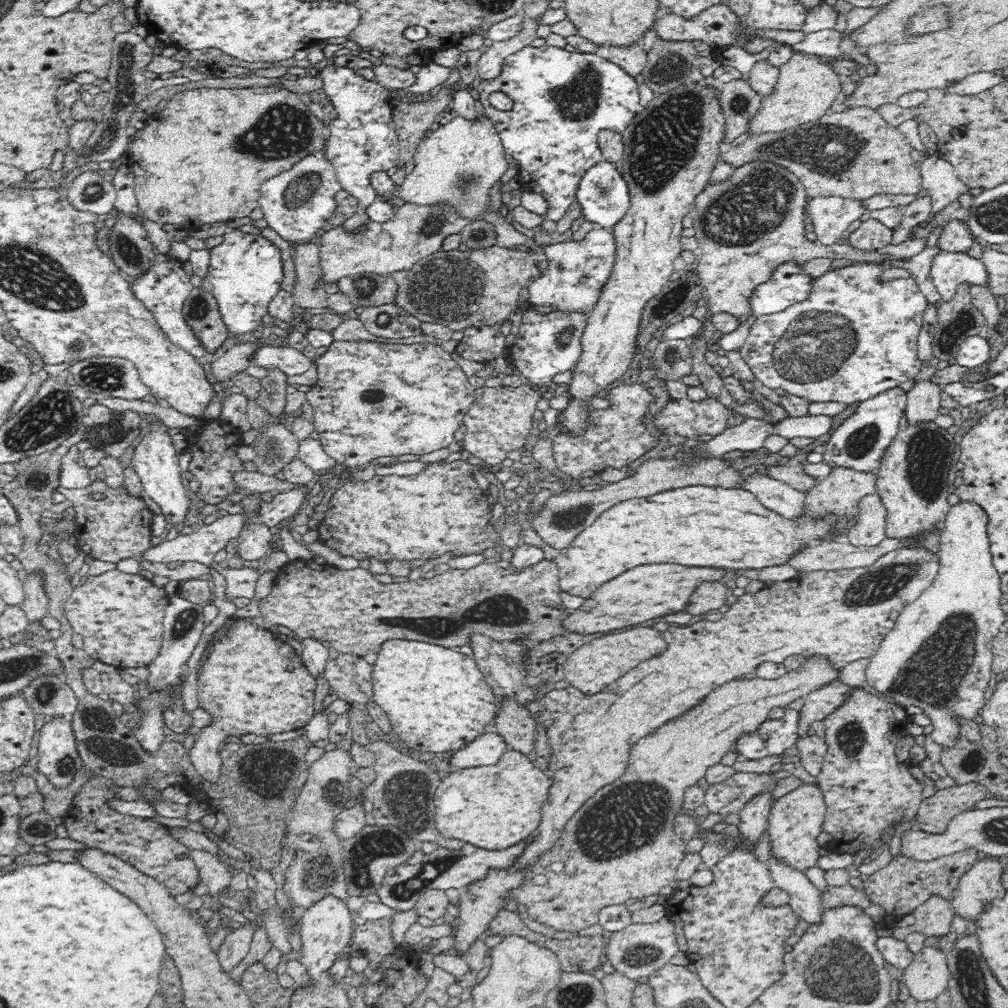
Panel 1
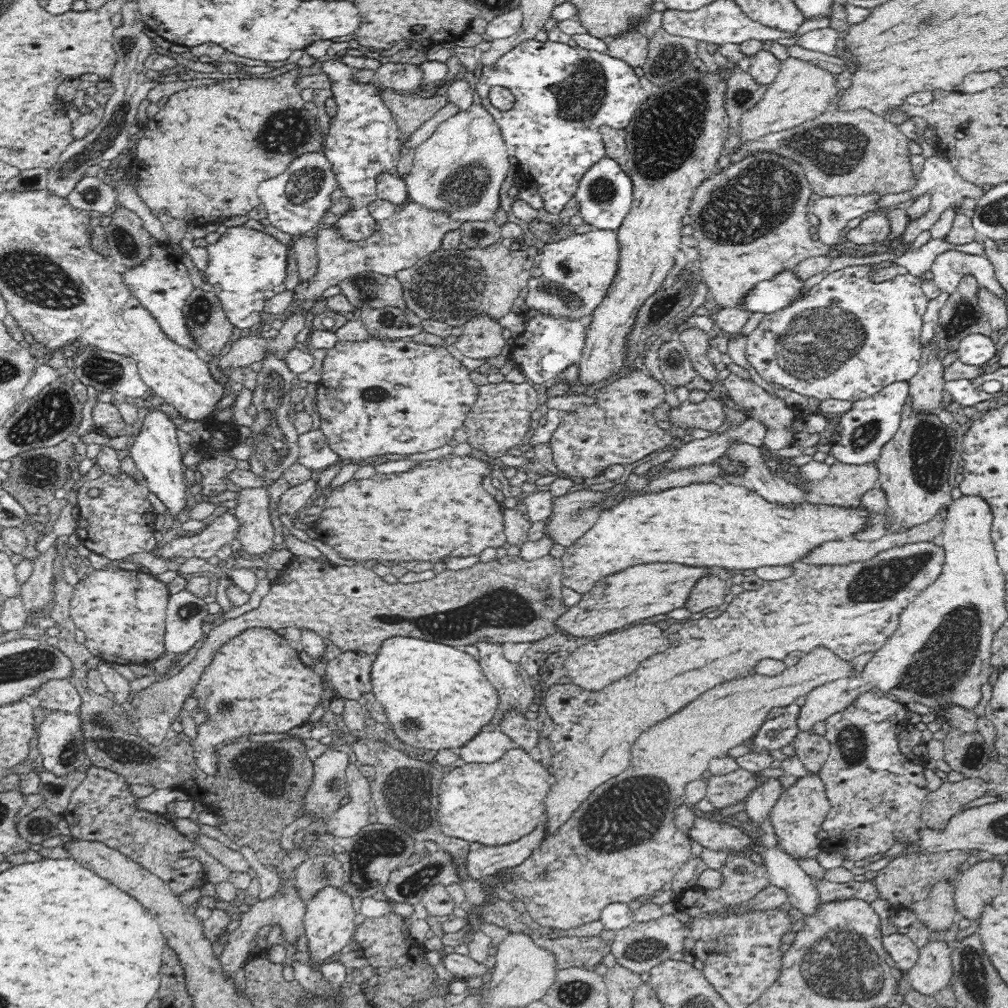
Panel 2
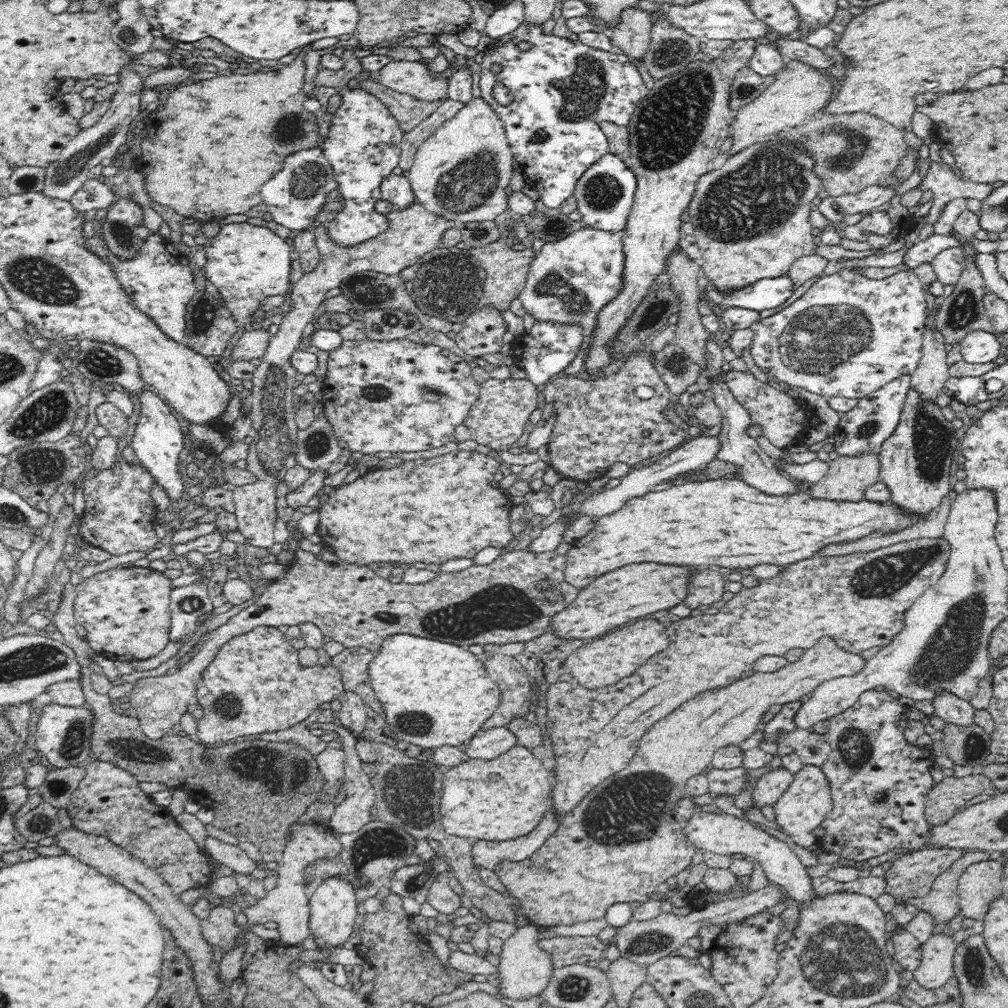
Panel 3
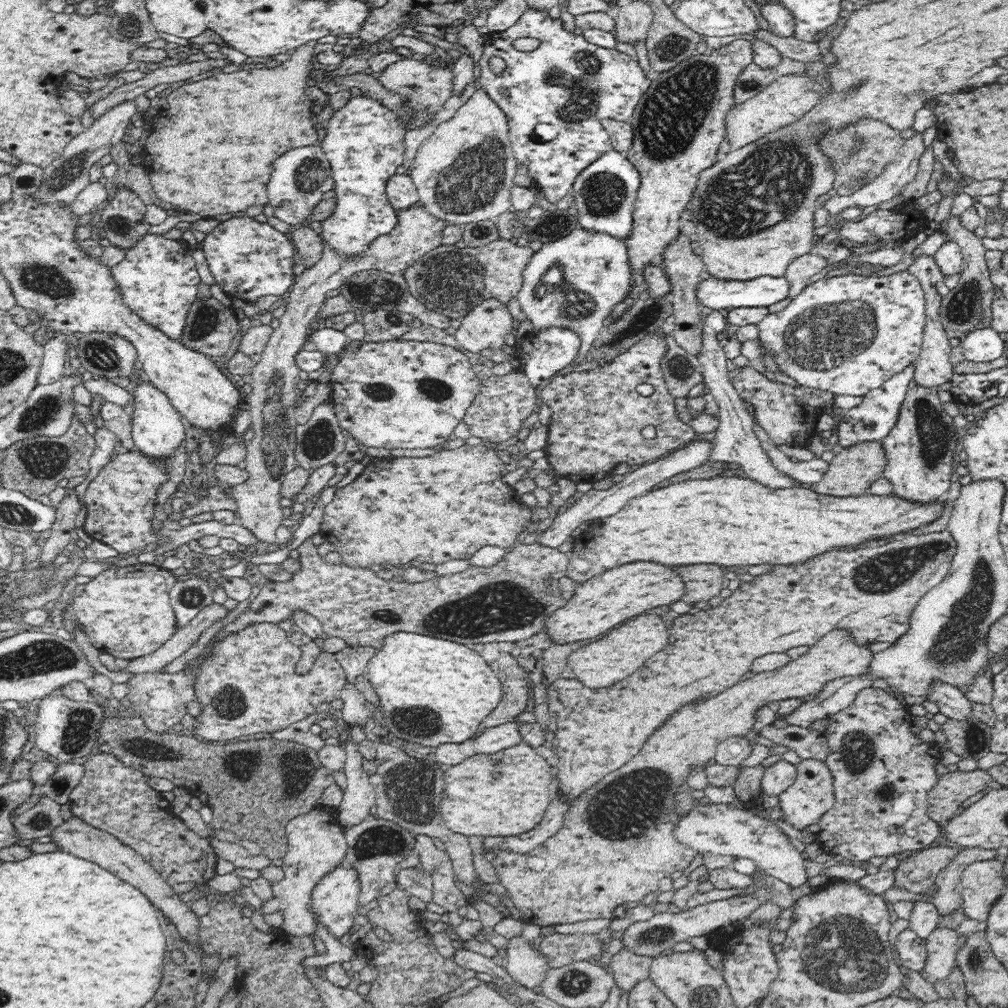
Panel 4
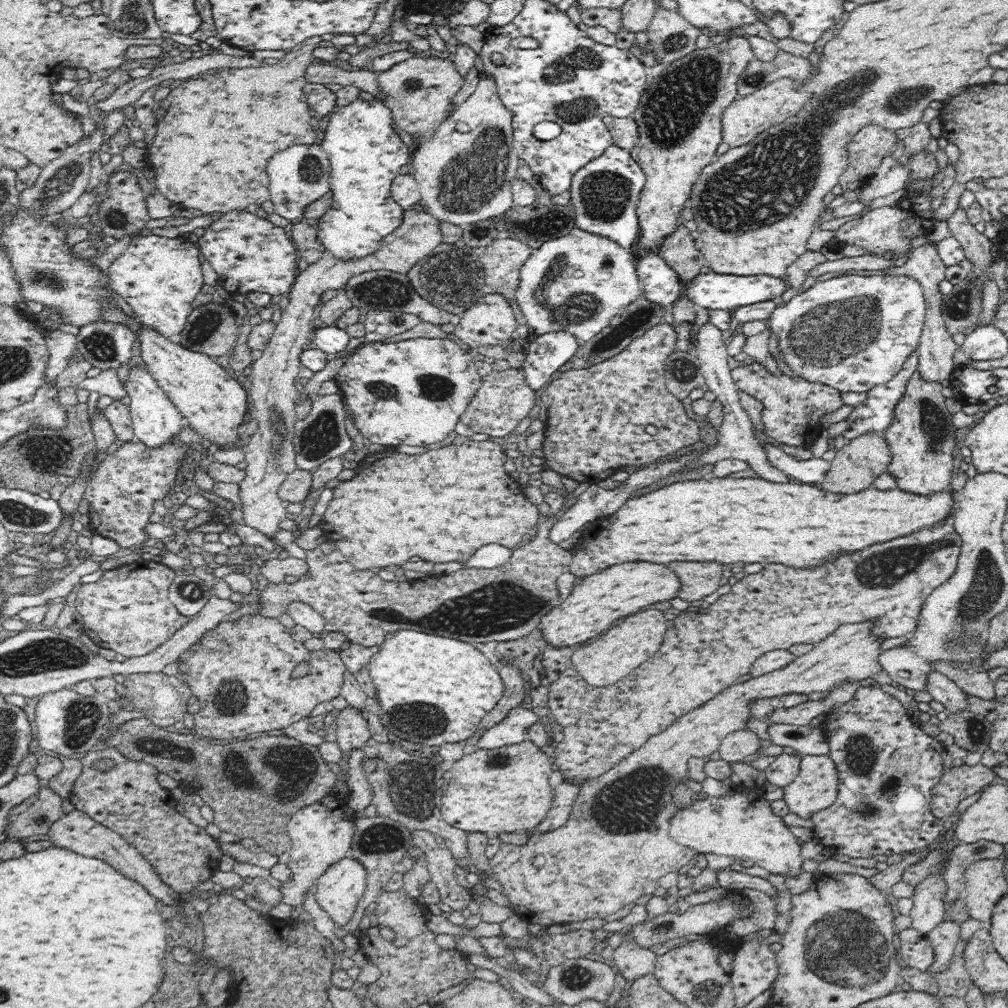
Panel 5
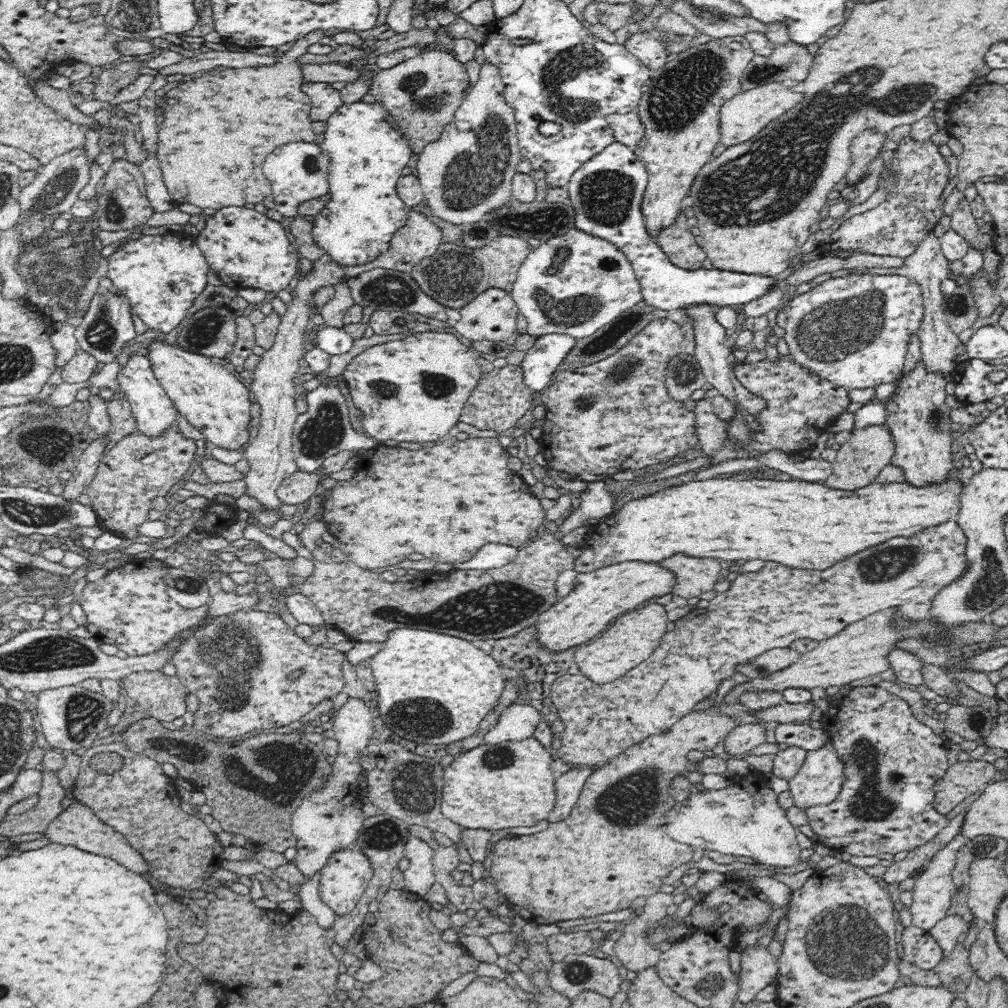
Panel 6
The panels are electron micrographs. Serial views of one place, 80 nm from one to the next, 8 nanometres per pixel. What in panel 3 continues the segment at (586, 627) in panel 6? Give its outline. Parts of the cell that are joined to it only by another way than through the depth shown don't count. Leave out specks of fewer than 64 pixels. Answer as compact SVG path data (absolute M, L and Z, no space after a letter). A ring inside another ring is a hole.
M630 564L614 572L604 574L594 584L580 589L574 602L552 617L550 631L560 638L597 638L608 631L628 624L638 616L646 616L658 610L668 610L684 602L688 594L688 580L694 570L686 566L668 564Z

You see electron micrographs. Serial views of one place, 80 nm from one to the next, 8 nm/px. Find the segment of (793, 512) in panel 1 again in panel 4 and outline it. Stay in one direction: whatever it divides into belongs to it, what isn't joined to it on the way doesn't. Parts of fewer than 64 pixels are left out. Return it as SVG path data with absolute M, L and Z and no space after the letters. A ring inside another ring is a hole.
M706 330L702 338L702 350L698 353L697 357L703 366L703 380L706 386L705 392L712 394L719 406L718 419L720 426L716 429L716 438L713 440L714 449L712 449L710 459L728 464L736 463L740 466L739 472L745 478L756 480L762 486L768 486L772 490L796 486L796 482L790 476L786 476L786 474L783 474L773 466L771 459L761 448L761 443L753 432L753 427L756 422L752 413L747 409L744 402L742 402L742 398L740 398L738 391L734 389L730 382L730 377L728 377L729 371L726 368L728 358L724 355L723 347L718 343L716 333Z

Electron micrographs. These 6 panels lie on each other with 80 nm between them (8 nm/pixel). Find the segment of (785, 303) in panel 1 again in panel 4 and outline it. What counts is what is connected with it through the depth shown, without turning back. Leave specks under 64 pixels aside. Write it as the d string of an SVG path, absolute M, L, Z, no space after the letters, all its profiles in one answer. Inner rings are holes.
M761 276L747 281L720 281L714 277L698 283L697 297L701 307L708 306L714 311L732 308L764 308L784 300L789 296L791 286L785 276Z

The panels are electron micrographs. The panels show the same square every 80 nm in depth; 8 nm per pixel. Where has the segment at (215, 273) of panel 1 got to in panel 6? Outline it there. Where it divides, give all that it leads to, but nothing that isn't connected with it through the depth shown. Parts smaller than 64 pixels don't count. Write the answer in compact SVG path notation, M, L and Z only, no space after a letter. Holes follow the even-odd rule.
M224 207L207 218L204 229L194 240L209 268L216 270L224 285L236 291L261 288L266 292L290 290L299 276L300 256L289 242L282 225L255 209Z

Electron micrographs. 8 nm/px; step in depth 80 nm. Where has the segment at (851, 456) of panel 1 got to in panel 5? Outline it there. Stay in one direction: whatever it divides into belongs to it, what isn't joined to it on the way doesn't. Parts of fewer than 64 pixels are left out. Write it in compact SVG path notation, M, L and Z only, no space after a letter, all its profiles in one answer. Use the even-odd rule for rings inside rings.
M914 351L906 362L902 370L898 371L892 380L884 384L875 386L867 392L864 402L853 407L848 415L848 429L842 434L844 439L849 441L876 432L879 435L885 434L892 425L894 418L894 407L904 396L910 377L917 371L918 352Z

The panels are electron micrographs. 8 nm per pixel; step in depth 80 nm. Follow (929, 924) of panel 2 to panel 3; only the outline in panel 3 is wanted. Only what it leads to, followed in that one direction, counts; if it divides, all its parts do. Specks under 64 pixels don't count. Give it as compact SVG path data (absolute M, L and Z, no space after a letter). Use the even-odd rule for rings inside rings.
M966 850L947 871L935 878L930 891L924 896L924 902L918 904L918 911L926 912L933 917L935 925L950 923L960 915L958 902L958 878L971 864L987 861L989 853L984 851Z

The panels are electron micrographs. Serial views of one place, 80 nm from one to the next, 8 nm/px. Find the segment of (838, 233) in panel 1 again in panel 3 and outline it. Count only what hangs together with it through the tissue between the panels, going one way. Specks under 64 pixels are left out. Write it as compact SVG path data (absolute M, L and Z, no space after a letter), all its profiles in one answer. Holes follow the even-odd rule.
M878 185L867 186L862 192L856 194L843 194L842 196L829 196L820 201L814 207L828 220L828 224L821 229L823 245L839 245L838 228L843 226L843 218L846 215L870 214L875 208L890 201L895 195L890 187Z

